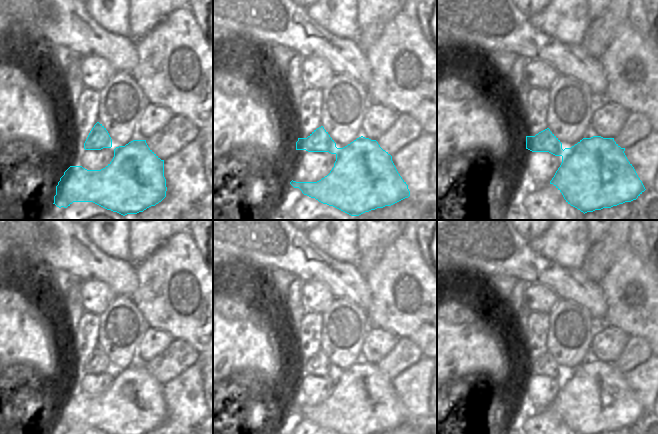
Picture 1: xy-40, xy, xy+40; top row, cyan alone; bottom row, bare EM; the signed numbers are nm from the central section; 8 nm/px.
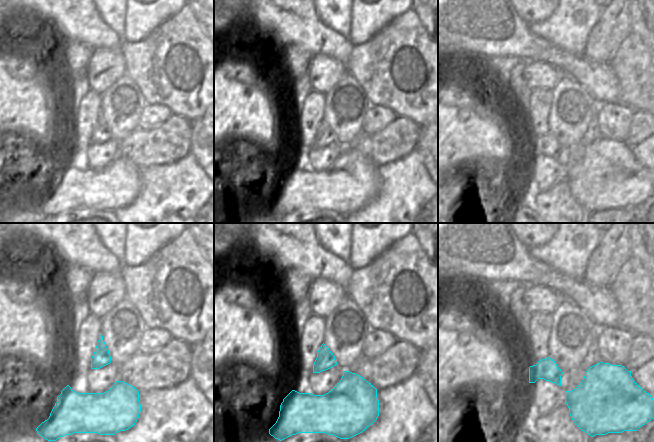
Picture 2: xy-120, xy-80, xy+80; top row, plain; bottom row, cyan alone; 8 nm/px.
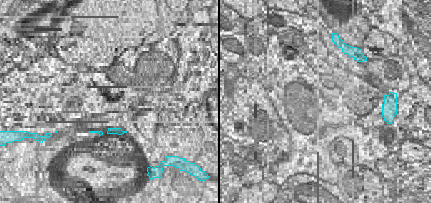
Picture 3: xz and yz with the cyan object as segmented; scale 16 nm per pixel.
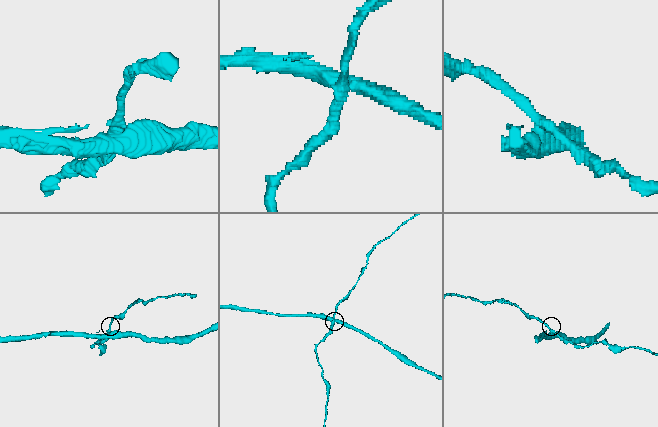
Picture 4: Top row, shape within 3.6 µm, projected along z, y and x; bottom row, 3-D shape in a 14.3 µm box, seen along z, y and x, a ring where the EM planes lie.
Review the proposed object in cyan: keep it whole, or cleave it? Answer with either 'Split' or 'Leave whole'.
Split.

